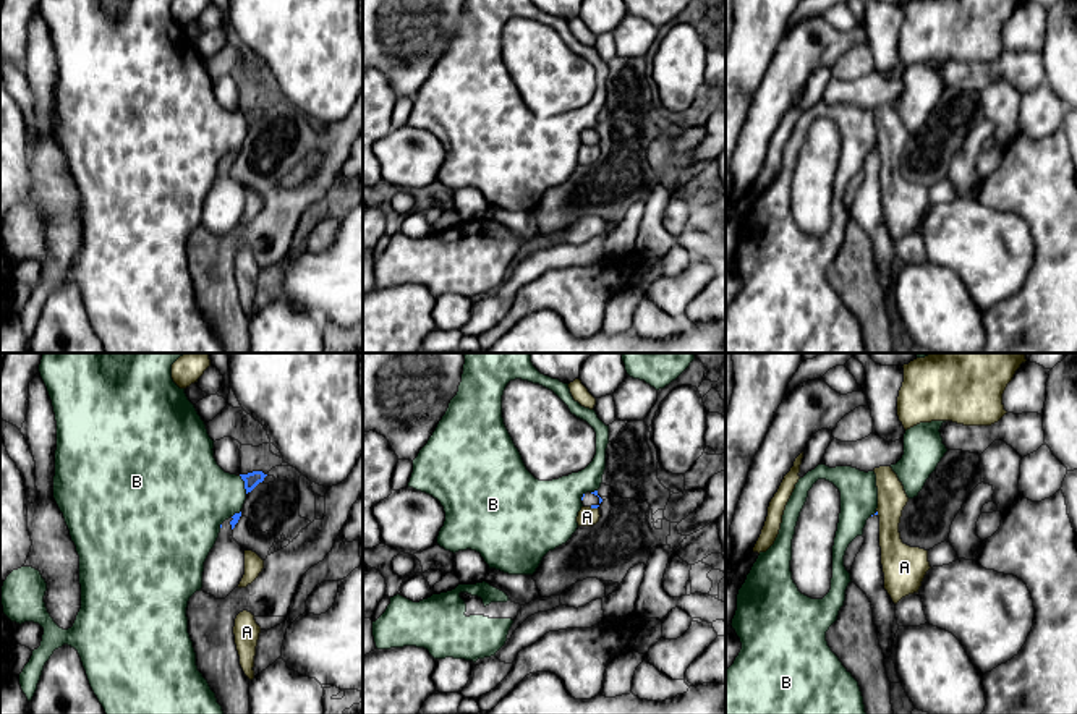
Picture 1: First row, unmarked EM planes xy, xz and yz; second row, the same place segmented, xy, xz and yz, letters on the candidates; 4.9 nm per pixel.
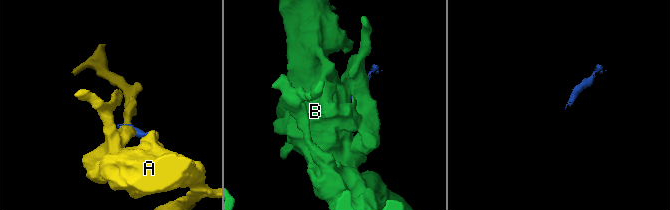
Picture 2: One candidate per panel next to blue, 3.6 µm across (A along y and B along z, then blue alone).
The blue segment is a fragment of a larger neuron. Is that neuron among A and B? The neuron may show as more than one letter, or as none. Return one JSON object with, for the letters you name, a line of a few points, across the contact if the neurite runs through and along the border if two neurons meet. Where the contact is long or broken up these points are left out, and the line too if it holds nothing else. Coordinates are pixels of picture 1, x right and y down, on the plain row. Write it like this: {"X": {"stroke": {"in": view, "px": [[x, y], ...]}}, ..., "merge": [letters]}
{"merge": []}

